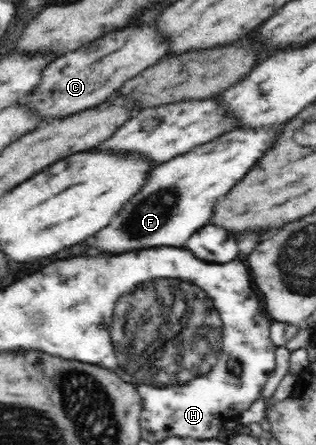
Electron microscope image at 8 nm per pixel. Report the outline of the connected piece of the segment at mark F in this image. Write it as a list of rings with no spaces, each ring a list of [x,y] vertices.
[[[272,125],[259,131],[231,130],[198,145],[184,156],[155,165],[141,189],[114,214],[109,225],[91,236],[93,247],[107,254],[163,245],[181,247],[197,229],[207,225],[213,203],[233,187],[233,181],[239,181],[249,171],[249,165],[253,165],[277,137],[279,127]]]

